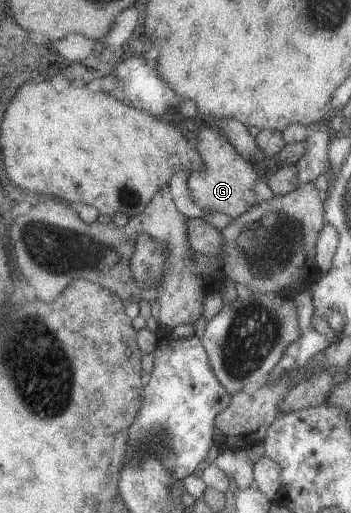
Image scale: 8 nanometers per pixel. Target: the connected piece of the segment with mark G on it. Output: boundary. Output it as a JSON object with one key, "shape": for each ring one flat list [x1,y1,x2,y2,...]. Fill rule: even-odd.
{"shape":[[200,120,199,124,197,143,194,146,204,169,187,175,189,195,193,203,204,213,218,212,237,218,258,203,253,195,253,185,257,179,261,179,262,168,243,159,213,125,209,126,203,120]]}

